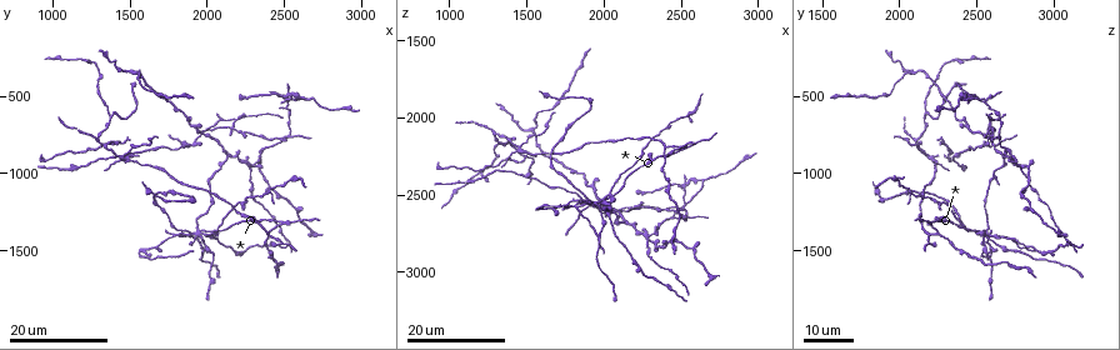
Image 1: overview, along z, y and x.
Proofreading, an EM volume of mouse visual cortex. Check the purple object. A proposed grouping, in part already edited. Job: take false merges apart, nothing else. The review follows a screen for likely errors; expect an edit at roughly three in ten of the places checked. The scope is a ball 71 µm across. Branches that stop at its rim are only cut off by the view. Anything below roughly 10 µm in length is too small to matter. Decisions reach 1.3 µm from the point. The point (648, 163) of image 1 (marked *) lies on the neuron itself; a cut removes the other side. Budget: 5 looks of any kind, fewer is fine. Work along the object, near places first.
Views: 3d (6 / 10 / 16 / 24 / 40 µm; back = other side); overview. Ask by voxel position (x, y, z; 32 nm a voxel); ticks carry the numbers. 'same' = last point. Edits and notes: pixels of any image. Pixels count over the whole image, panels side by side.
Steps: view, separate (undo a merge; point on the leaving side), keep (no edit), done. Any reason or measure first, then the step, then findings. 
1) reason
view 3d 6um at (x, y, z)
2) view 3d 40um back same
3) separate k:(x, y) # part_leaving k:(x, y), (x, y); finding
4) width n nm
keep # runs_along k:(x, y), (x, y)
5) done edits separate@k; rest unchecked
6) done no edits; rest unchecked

four-way junction
view 3d 16um at (1960, 1420, 2580)

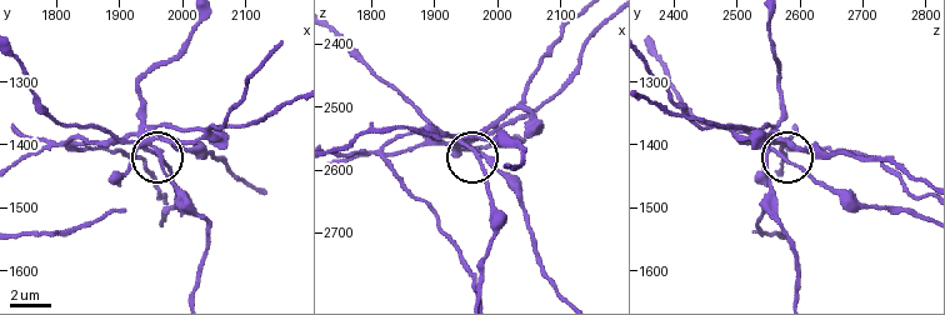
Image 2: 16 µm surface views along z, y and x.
view 3d 6um at (1955, 1410, 2560)

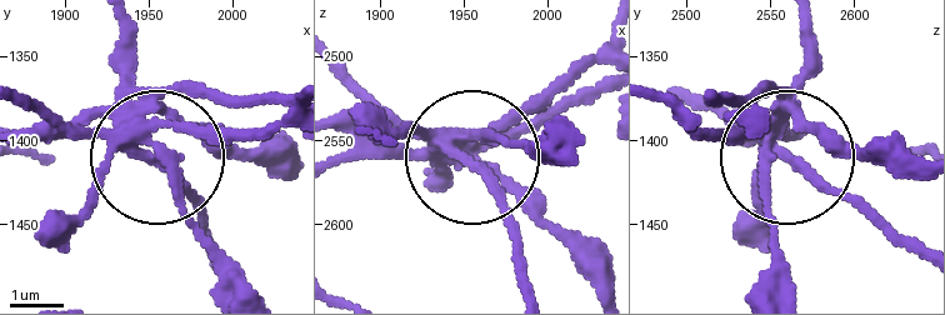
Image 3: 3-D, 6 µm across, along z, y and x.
separate 3:(48, 124) # part_leaving 3:(120, 120), (71, 134), (31, 111); two neurons meet here

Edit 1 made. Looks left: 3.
redraw
view overview

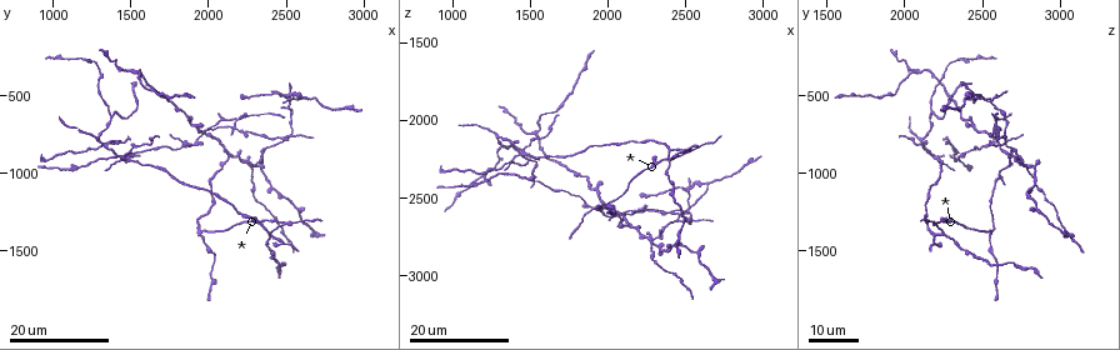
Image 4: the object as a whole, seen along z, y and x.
calibre changes
view 3d 16um at (1180, 260, 2360)

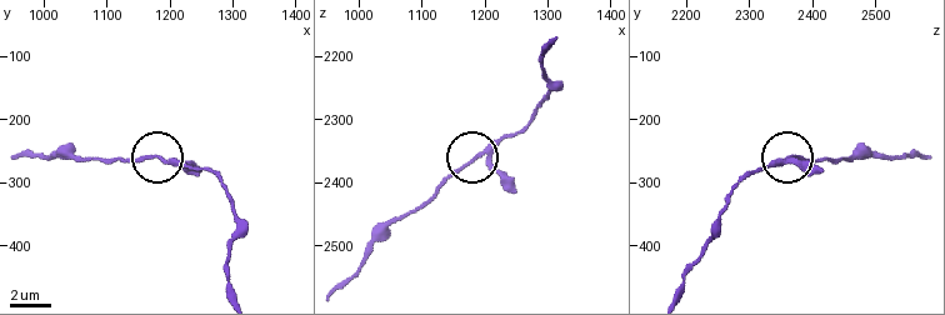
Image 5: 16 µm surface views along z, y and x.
view 3d 10um at (1170, 260, 2370)

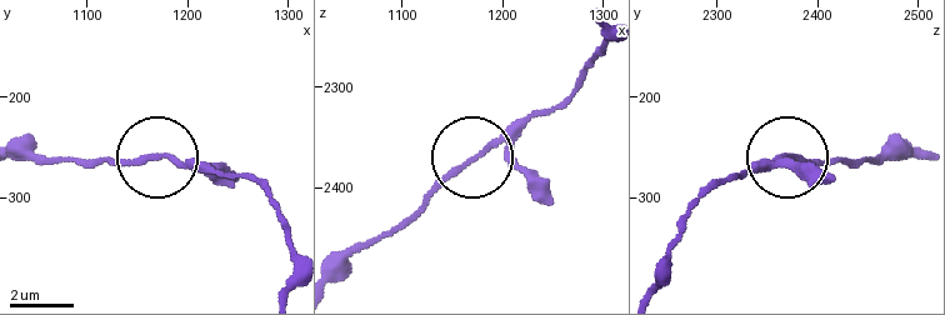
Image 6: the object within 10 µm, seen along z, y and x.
keep # runs_along 6:(284, 294), (293, 245), (251, 181), (93, 158); continuous, no second neuron

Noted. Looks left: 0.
done edits separate@3; rest unchecked

